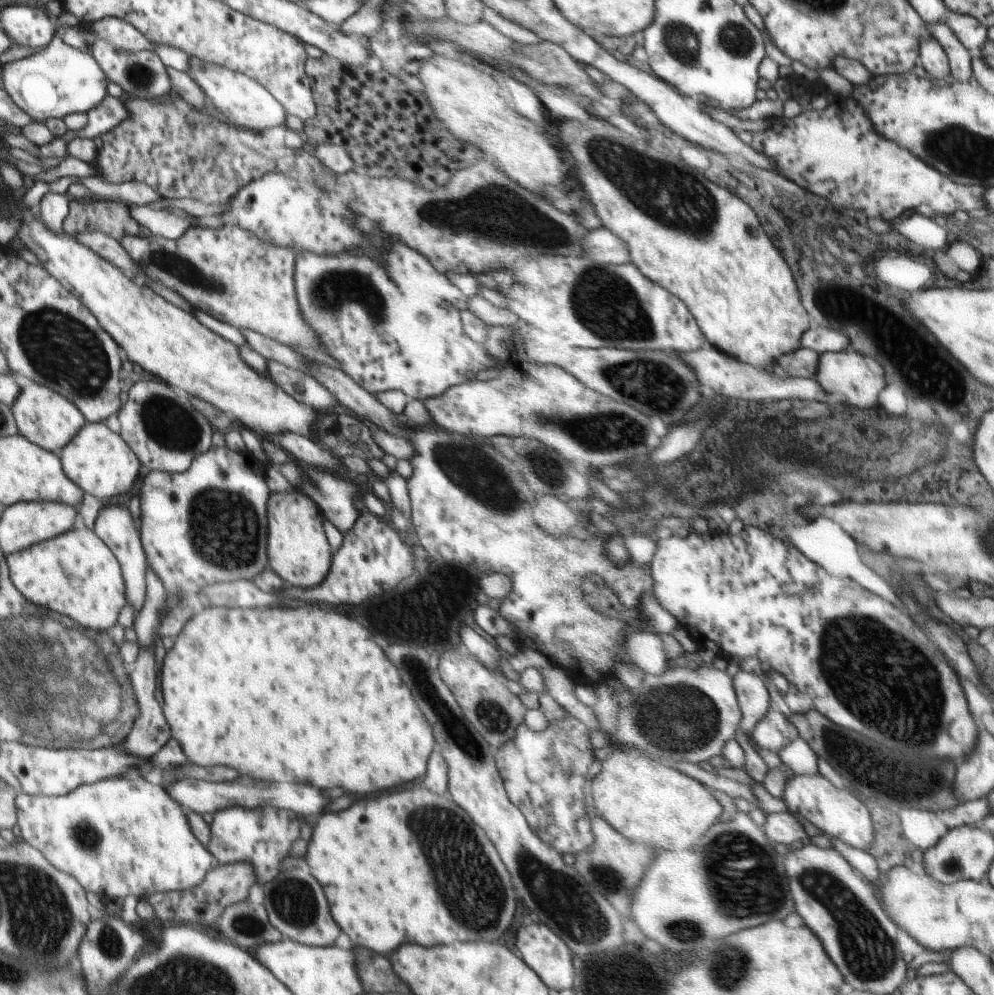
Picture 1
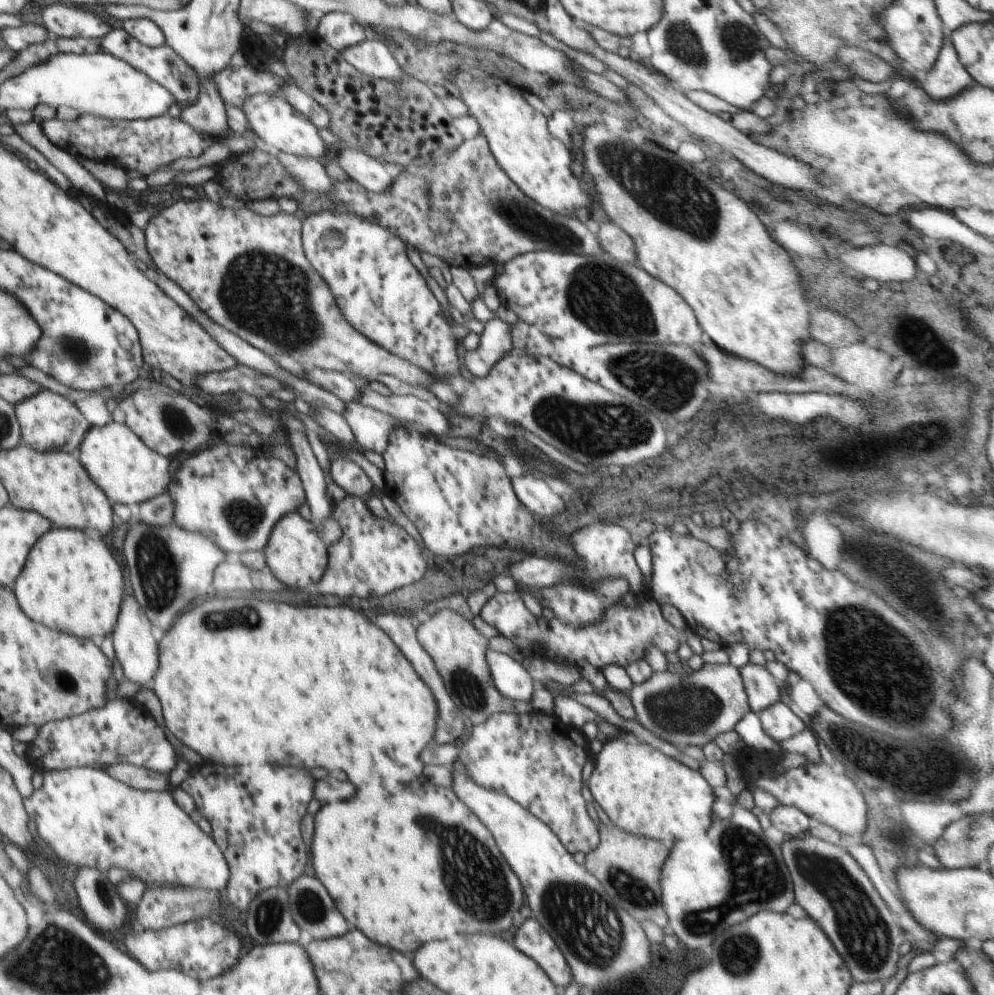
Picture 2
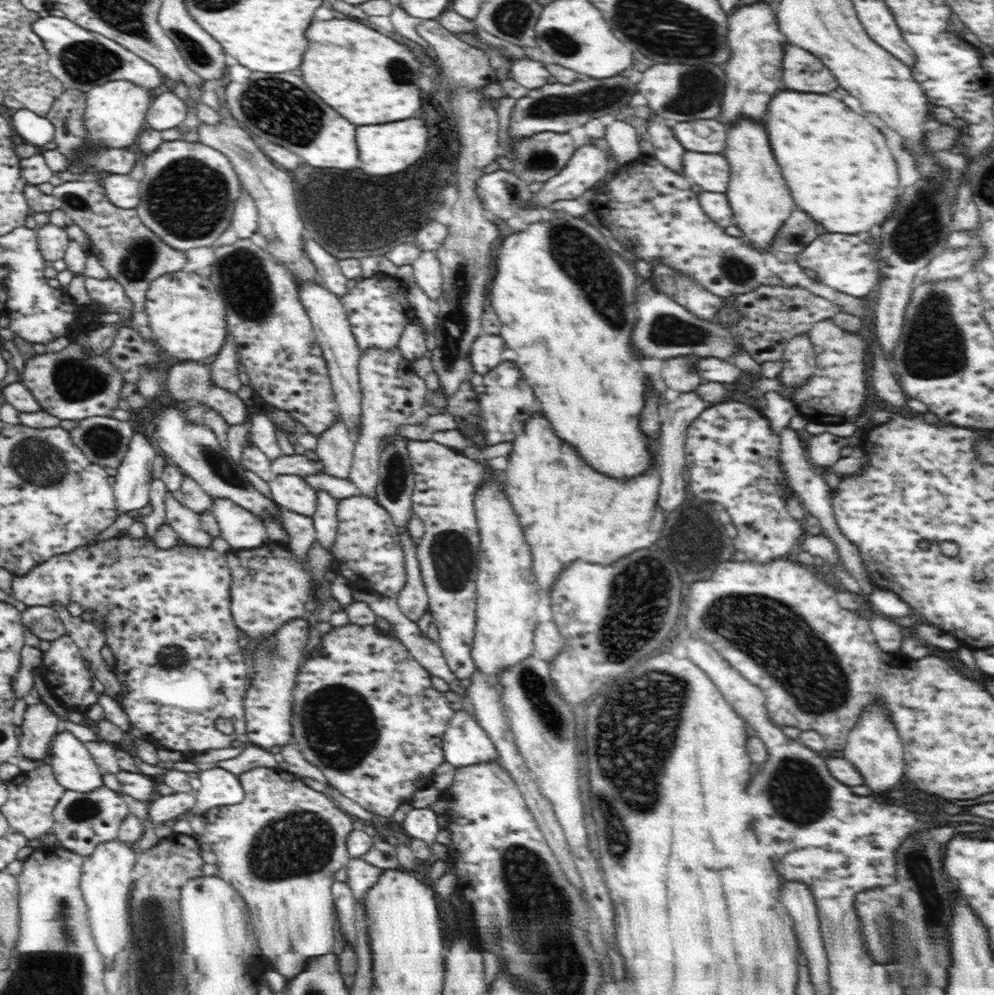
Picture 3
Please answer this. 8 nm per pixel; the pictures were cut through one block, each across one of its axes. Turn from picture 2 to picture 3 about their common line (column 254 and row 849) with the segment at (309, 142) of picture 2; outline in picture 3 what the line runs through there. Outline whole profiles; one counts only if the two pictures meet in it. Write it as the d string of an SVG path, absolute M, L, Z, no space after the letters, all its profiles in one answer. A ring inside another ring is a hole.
M120 840L100 845L84 860L80 889L86 906L86 925L94 945L103 955L104 970L110 970L116 954L128 944L128 898L132 889L132 866L136 864L137 849Z

